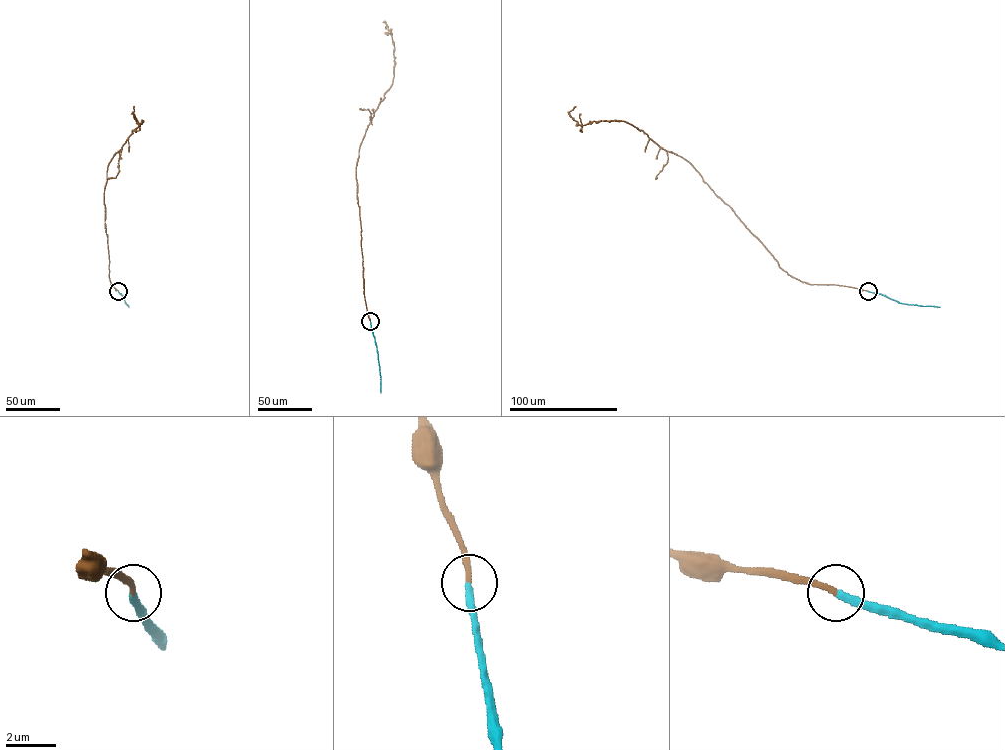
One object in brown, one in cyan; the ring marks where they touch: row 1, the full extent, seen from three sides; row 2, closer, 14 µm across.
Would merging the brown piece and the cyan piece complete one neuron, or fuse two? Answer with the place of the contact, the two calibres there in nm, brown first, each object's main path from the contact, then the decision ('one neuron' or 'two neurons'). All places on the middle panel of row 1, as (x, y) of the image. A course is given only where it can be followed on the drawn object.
at (370, 321); 240 nm thick on the brown side, 280 nm on the other; brown runs (370, 321), (364, 294), (356, 168), (360, 144), (370, 119), (394, 78), (394, 45), (385, 22), (386, 29); cyan runs (370, 321), (378, 354), (381, 392); one neuron

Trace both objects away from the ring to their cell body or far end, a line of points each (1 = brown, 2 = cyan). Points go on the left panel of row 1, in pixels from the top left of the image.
1: (118, 291), (109, 276), (104, 194), (108, 164), (142, 121), (140, 126), (136, 121), (134, 106)
2: (118, 291), (129, 307)

